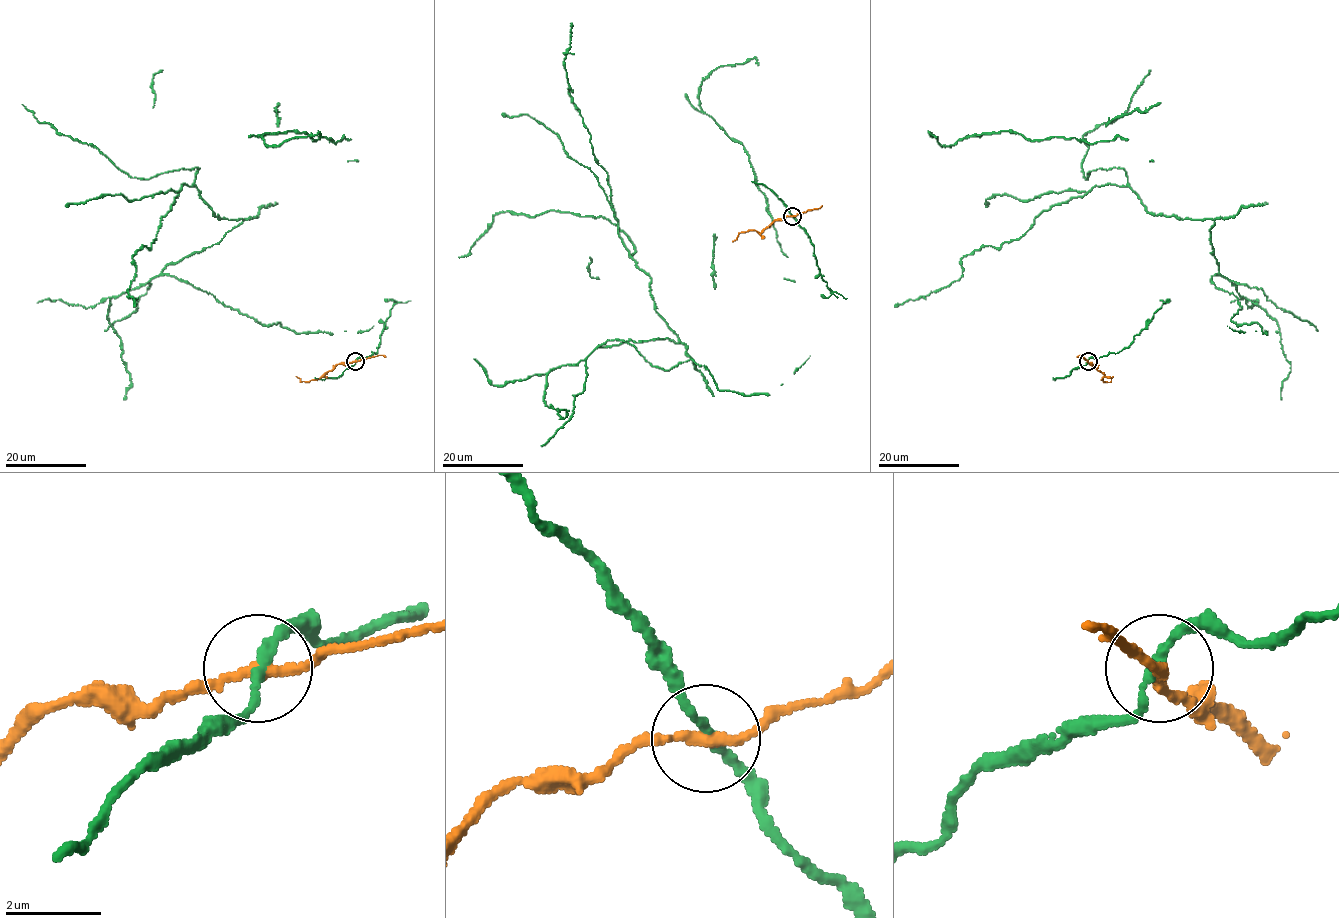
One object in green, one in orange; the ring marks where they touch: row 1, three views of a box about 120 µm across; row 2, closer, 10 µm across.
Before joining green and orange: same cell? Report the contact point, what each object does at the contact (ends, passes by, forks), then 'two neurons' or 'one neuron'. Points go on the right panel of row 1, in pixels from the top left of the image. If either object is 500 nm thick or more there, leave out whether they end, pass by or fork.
(1088, 361) | green passes by | orange passes by | two neurons

